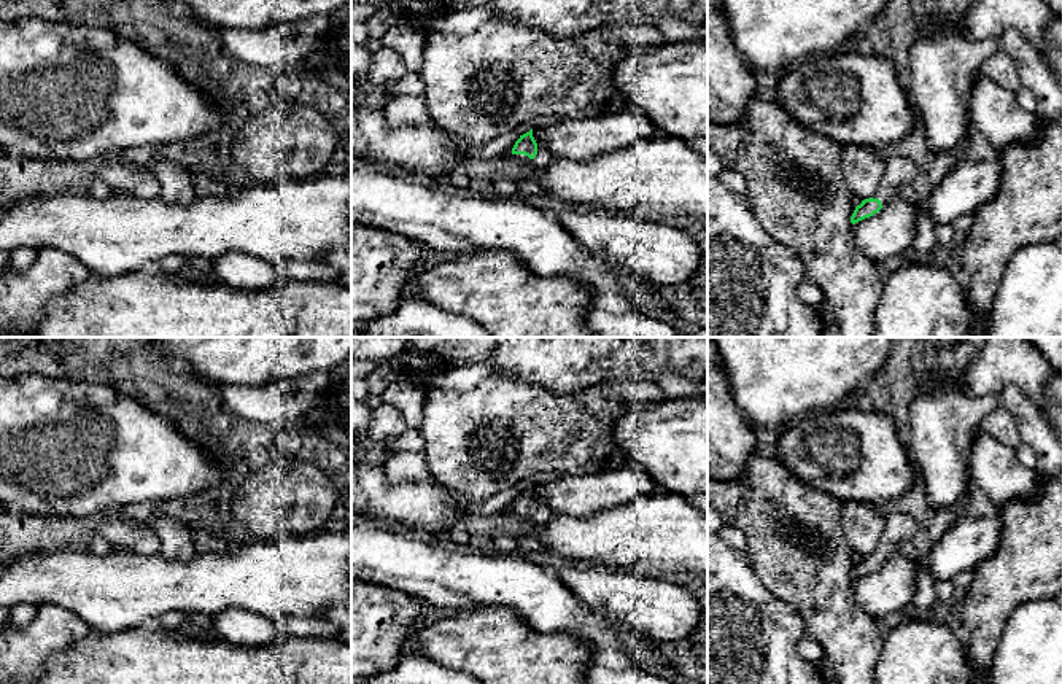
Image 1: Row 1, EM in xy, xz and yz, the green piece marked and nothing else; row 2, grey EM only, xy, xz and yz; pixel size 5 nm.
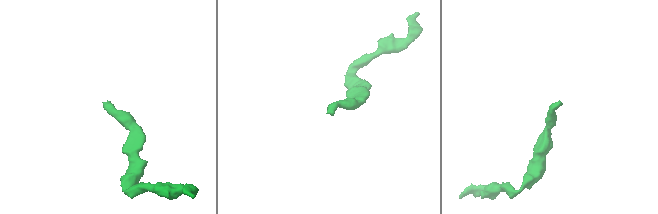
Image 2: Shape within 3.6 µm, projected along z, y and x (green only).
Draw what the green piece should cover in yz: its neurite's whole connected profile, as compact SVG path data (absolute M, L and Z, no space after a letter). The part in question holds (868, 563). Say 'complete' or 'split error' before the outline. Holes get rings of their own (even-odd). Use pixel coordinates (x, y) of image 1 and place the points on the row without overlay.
split error | M897 512L886 515L886 530L878 547L855 563L851 579L855 581L878 569L895 552L898 542L914 538L916 530L917 523L911 515Z

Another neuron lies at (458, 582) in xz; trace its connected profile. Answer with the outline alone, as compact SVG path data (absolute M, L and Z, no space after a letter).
M375 523L351 528L351 582L366 581L413 595L452 612L480 606L510 608L526 625L544 633L569 633L587 643L595 654L615 651L660 651L660 644L630 625L590 611L572 597L552 566L509 554L461 554L417 541L407 534L380 530Z

